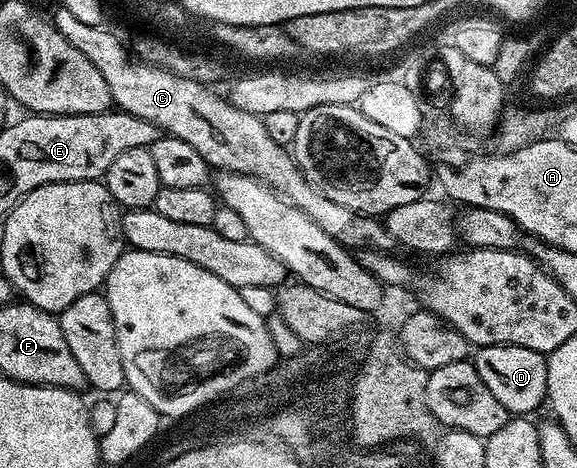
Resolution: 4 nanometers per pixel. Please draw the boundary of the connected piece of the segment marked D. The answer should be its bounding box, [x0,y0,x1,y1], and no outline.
[473,345,547,415]

